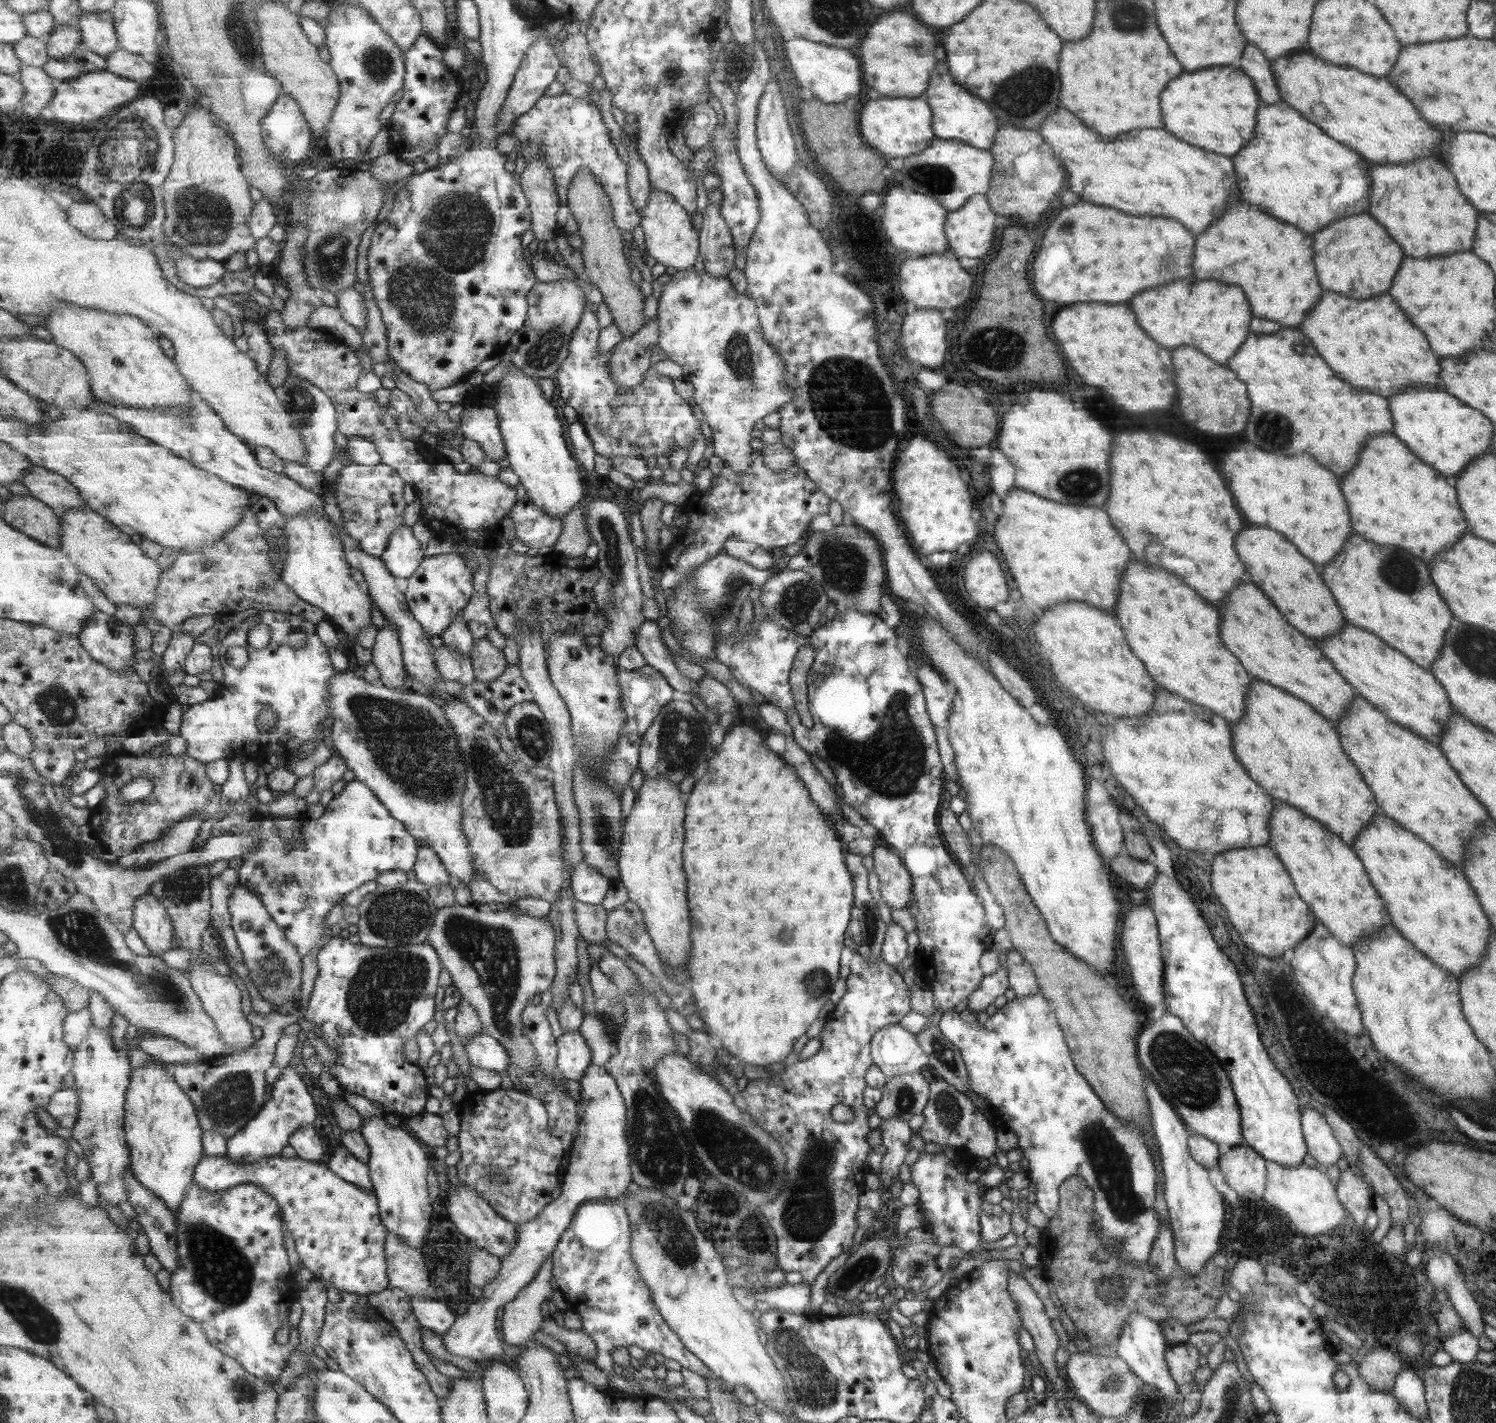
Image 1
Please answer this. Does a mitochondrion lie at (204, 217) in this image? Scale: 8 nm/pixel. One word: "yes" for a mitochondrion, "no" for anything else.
yes

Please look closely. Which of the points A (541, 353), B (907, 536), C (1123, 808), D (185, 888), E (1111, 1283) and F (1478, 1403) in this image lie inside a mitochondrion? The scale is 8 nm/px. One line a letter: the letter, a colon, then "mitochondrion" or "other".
A: mitochondrion
B: other
C: other
D: mitochondrion
E: mitochondrion
F: mitochondrion

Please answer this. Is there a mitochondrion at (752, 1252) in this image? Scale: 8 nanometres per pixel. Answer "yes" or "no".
no

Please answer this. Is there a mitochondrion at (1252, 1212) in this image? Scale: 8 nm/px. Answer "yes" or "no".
no

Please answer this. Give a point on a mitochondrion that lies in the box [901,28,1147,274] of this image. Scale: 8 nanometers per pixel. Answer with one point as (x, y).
(1021, 95)

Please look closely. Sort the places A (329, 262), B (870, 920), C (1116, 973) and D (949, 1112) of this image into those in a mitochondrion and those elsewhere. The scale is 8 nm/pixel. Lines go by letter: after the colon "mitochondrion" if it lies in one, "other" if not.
A: mitochondrion
B: mitochondrion
C: other
D: mitochondrion

